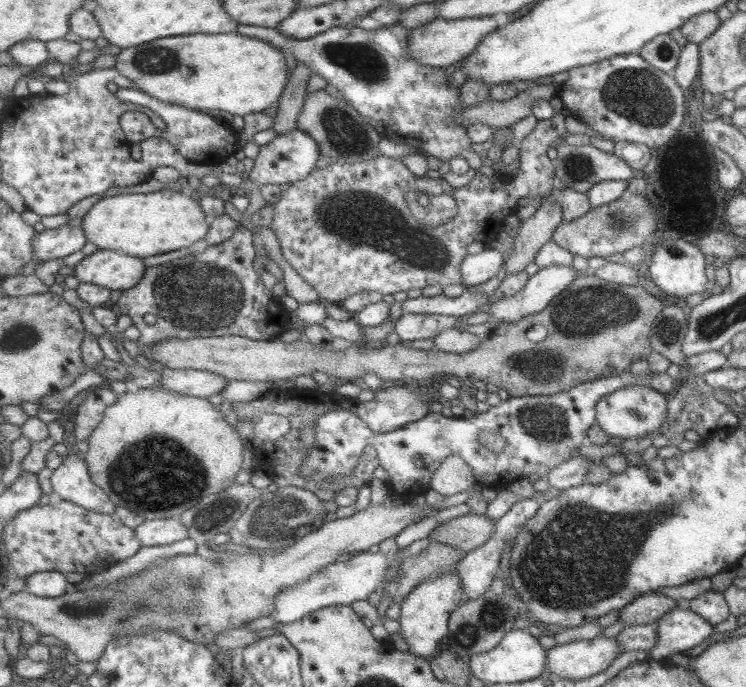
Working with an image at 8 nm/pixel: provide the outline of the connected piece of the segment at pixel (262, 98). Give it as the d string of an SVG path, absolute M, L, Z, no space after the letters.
M238 32L158 38L122 49L114 68L157 100L201 111L217 109L233 116L263 112L278 104L289 80L283 50Z

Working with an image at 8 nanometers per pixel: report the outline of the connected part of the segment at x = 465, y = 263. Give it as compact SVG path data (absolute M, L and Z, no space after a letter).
M483 249L462 259L459 276L465 287L487 282L504 266L504 256L496 249Z

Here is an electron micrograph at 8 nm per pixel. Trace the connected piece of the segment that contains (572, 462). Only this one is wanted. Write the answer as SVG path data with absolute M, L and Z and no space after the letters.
M573 456L569 460L552 468L545 476L550 487L557 490L565 490L571 486L585 483L585 475L588 472L589 459L583 456Z

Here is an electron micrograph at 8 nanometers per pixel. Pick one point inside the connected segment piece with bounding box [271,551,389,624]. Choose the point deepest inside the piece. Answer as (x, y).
(341, 583)

